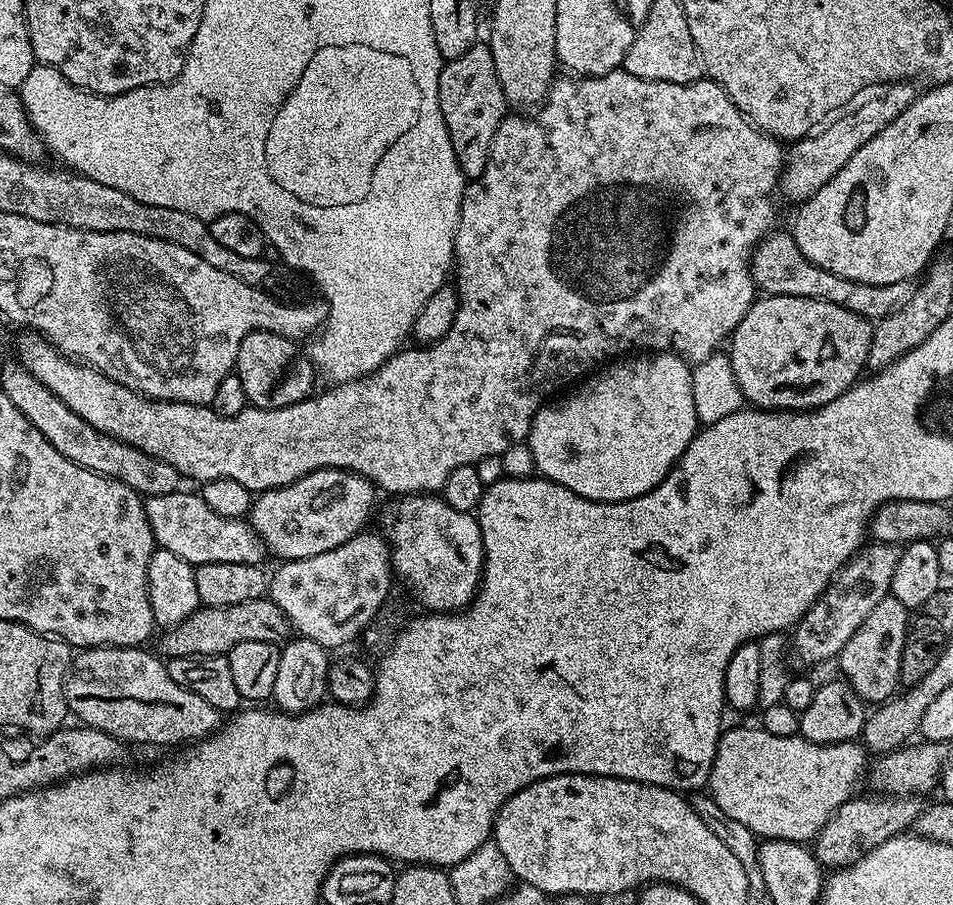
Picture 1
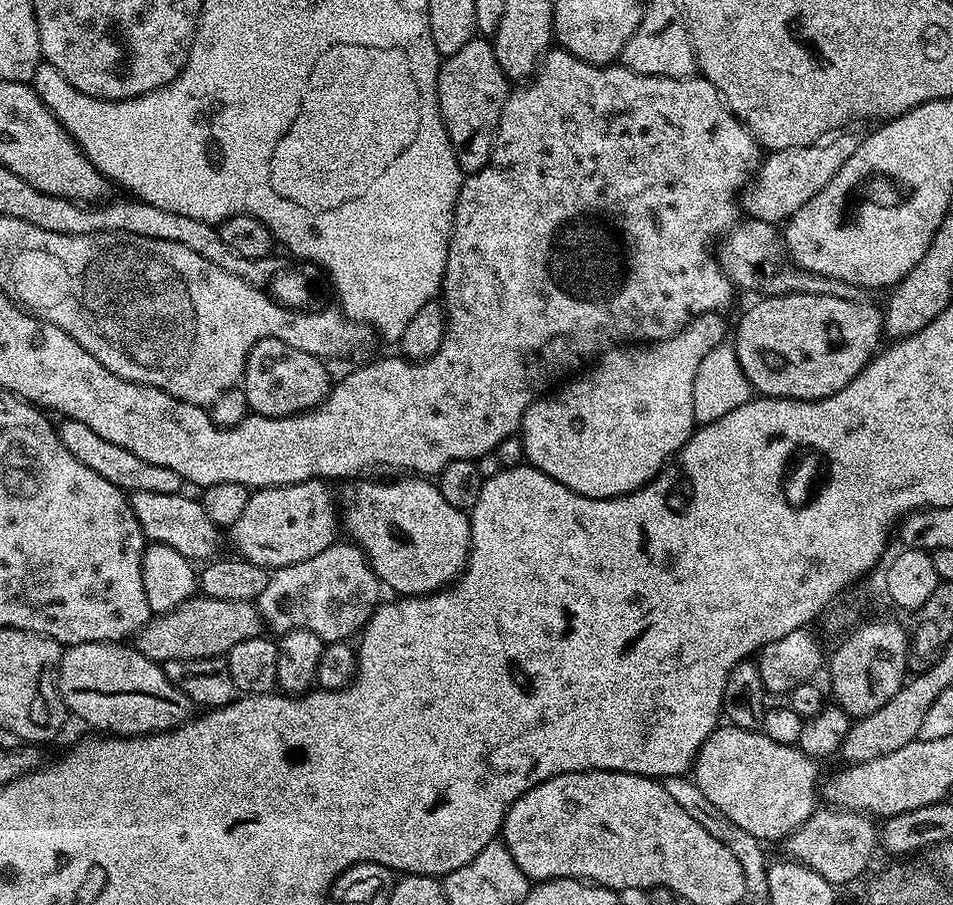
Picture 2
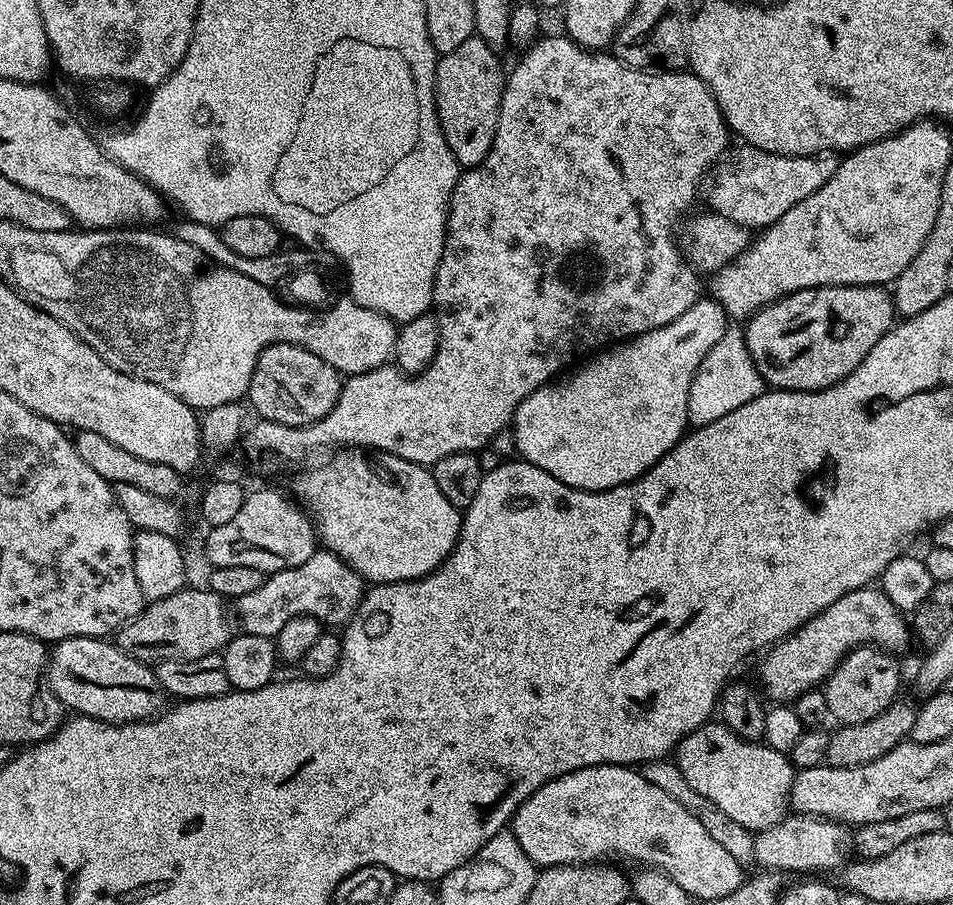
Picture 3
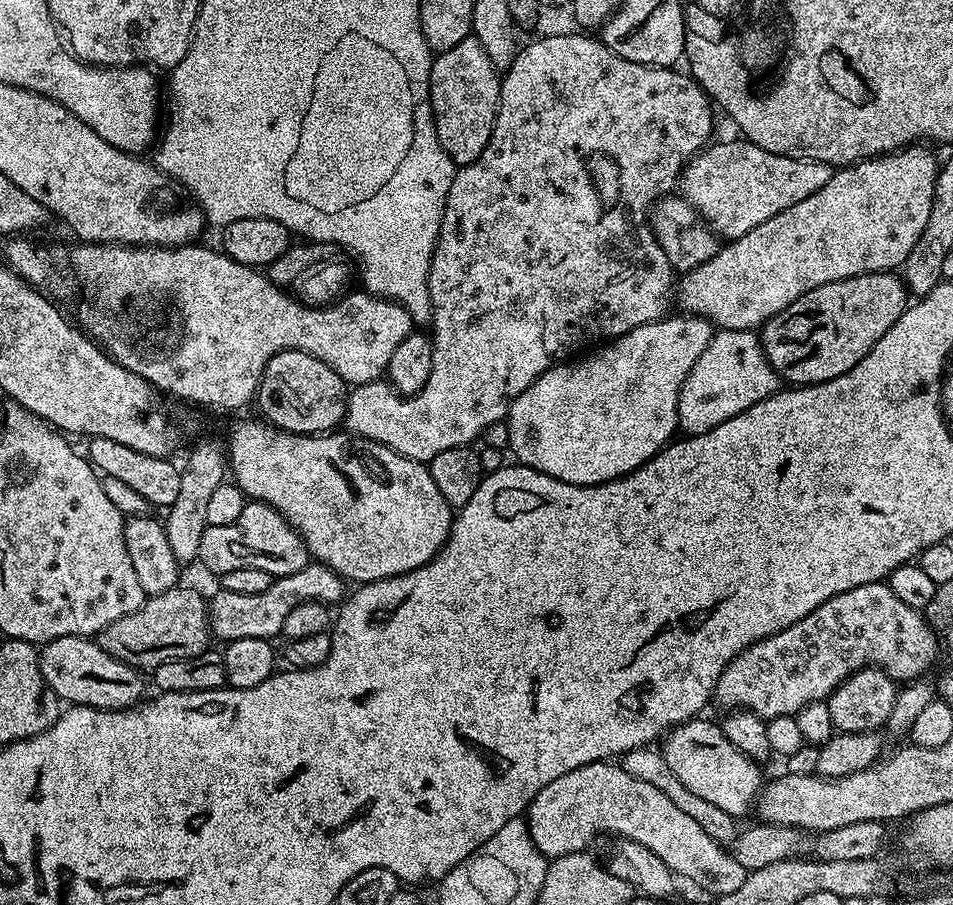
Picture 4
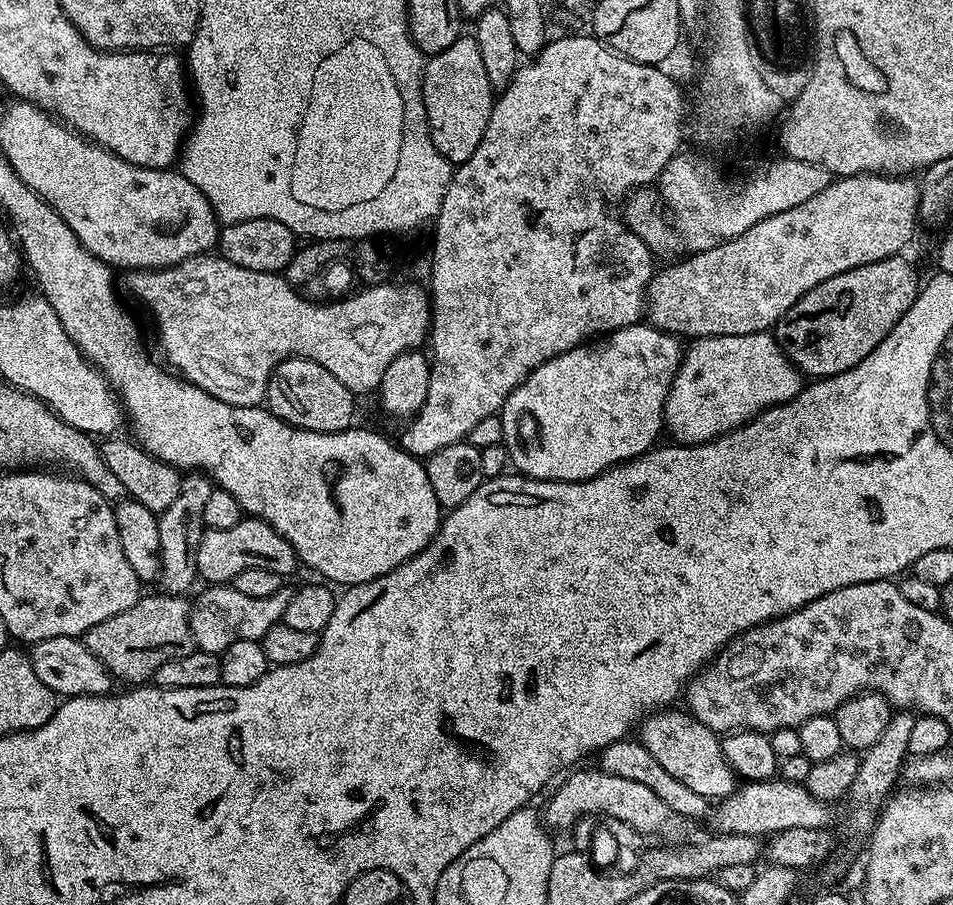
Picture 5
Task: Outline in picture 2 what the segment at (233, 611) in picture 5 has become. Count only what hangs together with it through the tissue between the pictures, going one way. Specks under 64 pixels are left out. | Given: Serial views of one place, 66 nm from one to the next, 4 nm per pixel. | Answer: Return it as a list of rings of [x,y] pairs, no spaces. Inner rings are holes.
[[[347,543],[331,544],[326,550],[322,550],[322,554],[314,554],[314,558],[298,562],[294,566],[277,568],[269,575],[266,590],[262,590],[258,601],[260,617],[269,629],[273,628],[276,634],[283,634],[301,628],[313,631],[323,642],[330,644],[339,640],[351,641],[363,629],[377,604],[381,603],[382,585],[359,544]]]

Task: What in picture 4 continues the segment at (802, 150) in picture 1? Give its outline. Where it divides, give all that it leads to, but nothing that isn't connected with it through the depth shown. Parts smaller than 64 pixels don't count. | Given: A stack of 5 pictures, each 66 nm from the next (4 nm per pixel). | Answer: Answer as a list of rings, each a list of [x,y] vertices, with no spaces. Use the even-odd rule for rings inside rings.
[[[735,139],[725,144],[709,143],[684,165],[678,181],[679,195],[696,209],[717,237],[725,241],[750,234],[754,226],[762,226],[762,222],[774,218],[774,214],[790,210],[794,202],[810,198],[814,190],[822,190],[822,186],[830,182],[833,165],[770,154],[770,150],[762,150],[762,146],[754,146],[746,139]]]

